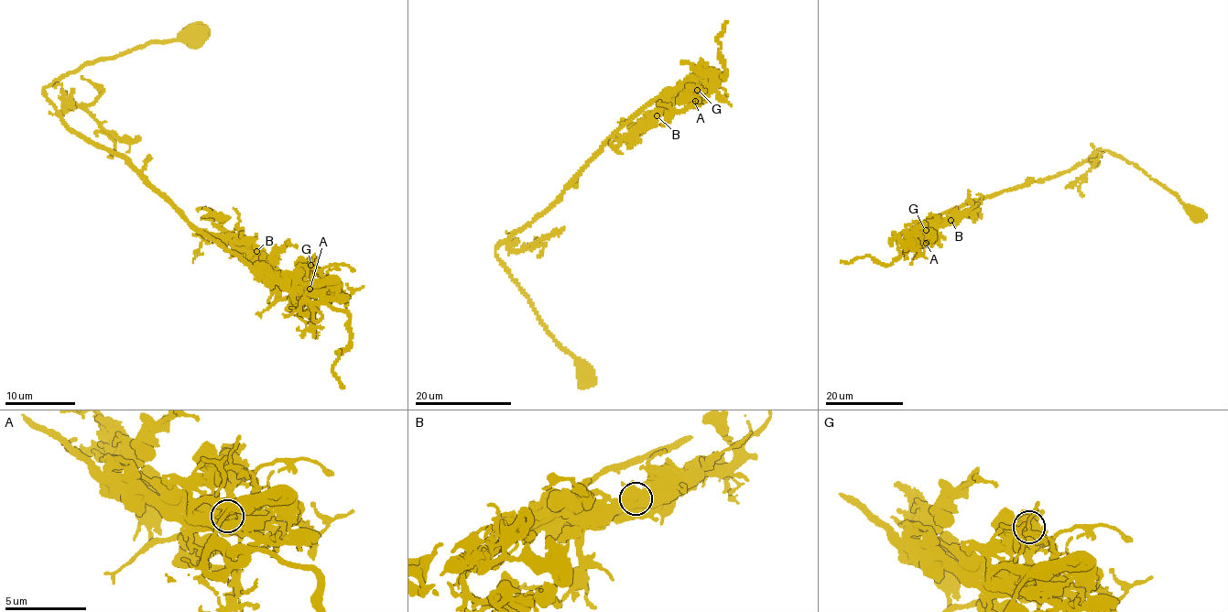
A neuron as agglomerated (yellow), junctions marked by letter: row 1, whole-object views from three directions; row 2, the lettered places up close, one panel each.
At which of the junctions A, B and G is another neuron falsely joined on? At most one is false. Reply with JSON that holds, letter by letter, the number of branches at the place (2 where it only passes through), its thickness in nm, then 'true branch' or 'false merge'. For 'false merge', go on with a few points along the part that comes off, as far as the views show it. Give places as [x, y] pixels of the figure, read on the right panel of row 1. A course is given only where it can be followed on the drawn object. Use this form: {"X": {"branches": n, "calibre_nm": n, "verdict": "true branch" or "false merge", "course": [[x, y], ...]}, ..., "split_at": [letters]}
{"A": {"branches": 2, "calibre_nm": 800, "verdict": "true branch"}, "B": {"branches": 2, "calibre_nm": 800, "verdict": "false merge", "course": [[950, 220], [936, 222], [920, 230], [906, 231], [896, 237], [898, 242]]}, "G": {"branches": 2, "calibre_nm": 650, "verdict": "true branch"}, "split_at": ["B"]}

